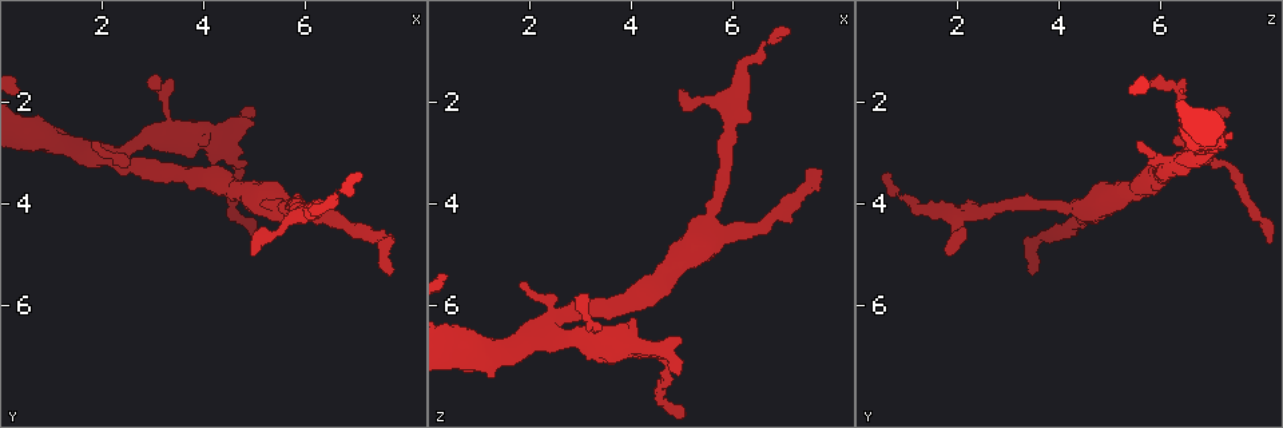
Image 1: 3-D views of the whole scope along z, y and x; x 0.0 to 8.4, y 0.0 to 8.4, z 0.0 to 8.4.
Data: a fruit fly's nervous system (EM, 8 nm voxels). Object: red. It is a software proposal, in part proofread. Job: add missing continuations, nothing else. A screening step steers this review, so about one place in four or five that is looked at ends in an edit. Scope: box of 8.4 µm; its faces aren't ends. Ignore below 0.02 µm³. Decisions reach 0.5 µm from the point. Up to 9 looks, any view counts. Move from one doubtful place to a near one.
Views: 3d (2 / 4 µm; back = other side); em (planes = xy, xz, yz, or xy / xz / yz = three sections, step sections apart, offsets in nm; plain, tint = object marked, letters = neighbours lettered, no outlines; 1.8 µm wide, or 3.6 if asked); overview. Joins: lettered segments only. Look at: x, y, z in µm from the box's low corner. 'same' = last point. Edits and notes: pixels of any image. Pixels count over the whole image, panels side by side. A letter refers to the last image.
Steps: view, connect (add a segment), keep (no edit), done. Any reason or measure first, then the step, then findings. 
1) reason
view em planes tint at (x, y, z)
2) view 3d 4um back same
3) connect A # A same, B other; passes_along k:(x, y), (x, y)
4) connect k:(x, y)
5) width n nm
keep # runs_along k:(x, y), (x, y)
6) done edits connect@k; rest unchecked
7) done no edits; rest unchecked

branch stops here
view 3d 4um at (7.65, 5.30, 3.50)

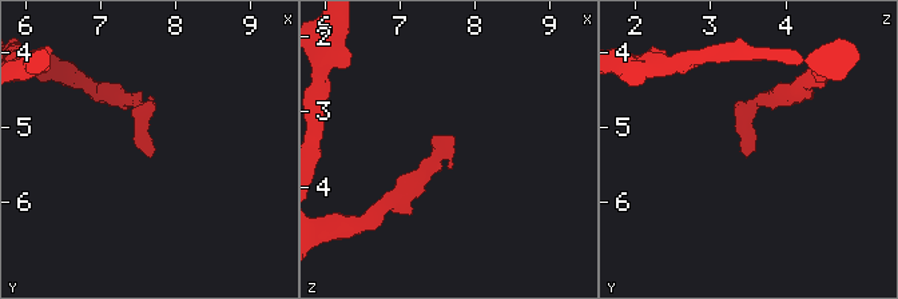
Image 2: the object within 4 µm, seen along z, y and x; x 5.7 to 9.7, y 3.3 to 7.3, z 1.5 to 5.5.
view em planes letters at (7.60, 5.35, 3.45)

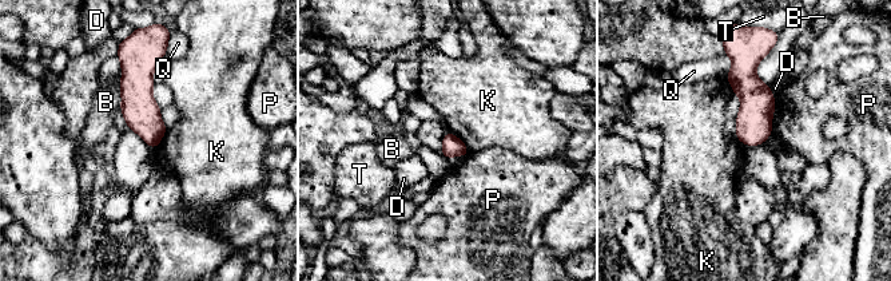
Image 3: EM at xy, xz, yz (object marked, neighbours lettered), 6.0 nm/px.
longest_contact P 200 nm
keep # B other, D other, K other, P other, Q other, T other; none of them fits

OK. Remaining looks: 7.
view em xz step 16 tint at (7.10, 3.45, 0.60)

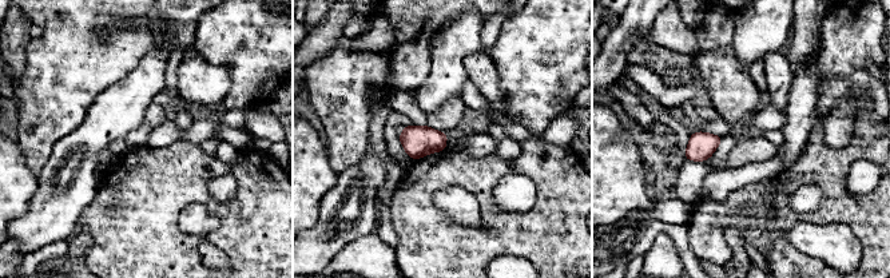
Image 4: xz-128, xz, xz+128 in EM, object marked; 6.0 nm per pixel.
view em planes letters same

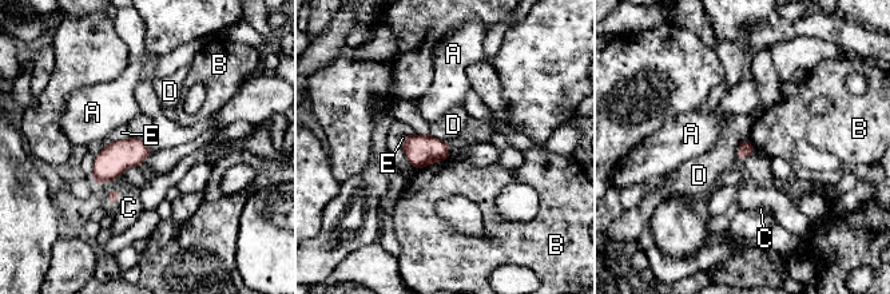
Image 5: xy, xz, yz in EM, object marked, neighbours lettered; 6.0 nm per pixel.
width 90 nm
keep # A other, B other, C other, D other, E other; none of them fits

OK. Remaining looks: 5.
an open end
view 3d 2um at (4.90, 4.95, 1.85)

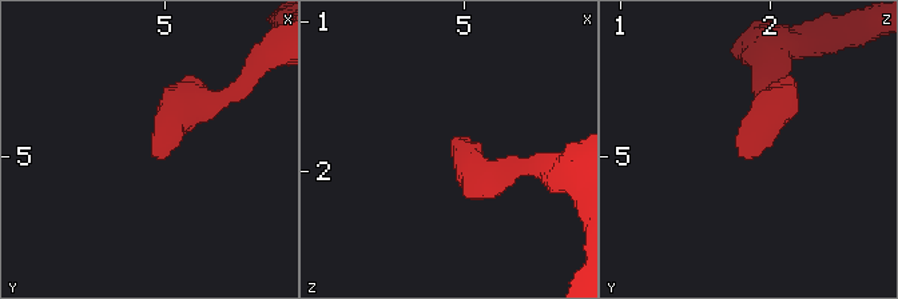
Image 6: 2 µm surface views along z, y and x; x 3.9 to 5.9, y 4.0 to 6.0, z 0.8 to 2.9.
view em yz step 4 tint at (4.96, 5.02, 1.90)

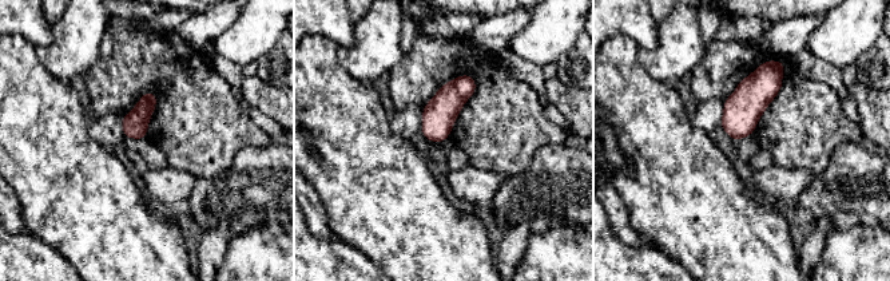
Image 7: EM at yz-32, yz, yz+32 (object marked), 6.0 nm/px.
view em planes letters same

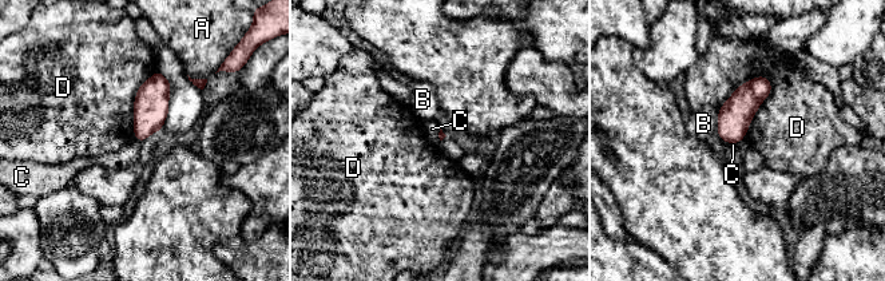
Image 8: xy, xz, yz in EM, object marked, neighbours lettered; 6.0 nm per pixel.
keep # A other, B other, C other, D other; border 8:(135, 138), (139, 142); none of them fits

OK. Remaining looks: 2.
sudden change in width
view em xy step 4 tint at (4.60, 3.15, 7.00)

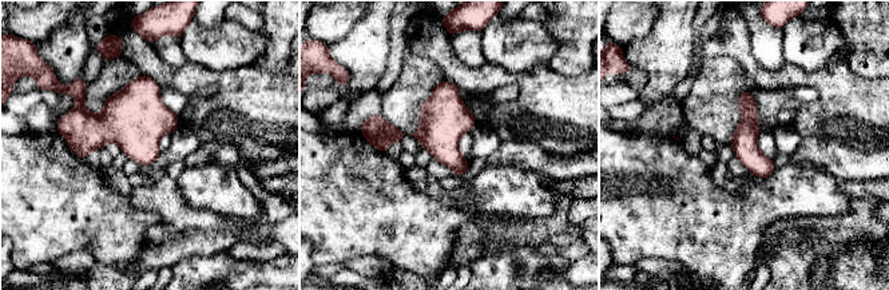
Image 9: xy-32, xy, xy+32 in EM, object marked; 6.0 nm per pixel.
cut it another way
view em planes letters same

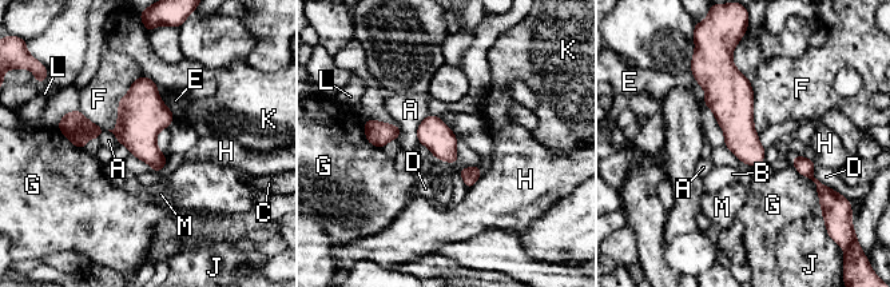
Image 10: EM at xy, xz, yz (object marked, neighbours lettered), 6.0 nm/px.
keep # A other, B other, C other, D other, E other, F other, G other, H other, J other, K other, L other, M other; border 10:(142, 75), (114, 128), (80, 112); no lettered segment goes on from it

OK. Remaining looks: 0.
done no edits; rest unchecked

